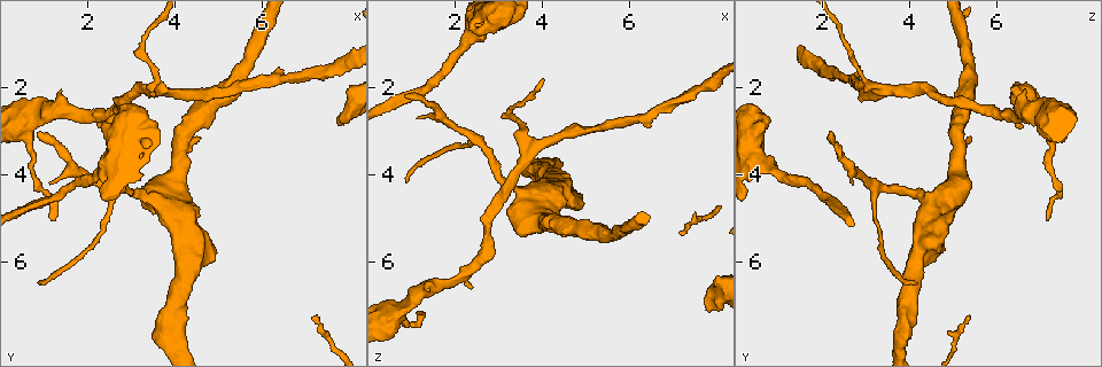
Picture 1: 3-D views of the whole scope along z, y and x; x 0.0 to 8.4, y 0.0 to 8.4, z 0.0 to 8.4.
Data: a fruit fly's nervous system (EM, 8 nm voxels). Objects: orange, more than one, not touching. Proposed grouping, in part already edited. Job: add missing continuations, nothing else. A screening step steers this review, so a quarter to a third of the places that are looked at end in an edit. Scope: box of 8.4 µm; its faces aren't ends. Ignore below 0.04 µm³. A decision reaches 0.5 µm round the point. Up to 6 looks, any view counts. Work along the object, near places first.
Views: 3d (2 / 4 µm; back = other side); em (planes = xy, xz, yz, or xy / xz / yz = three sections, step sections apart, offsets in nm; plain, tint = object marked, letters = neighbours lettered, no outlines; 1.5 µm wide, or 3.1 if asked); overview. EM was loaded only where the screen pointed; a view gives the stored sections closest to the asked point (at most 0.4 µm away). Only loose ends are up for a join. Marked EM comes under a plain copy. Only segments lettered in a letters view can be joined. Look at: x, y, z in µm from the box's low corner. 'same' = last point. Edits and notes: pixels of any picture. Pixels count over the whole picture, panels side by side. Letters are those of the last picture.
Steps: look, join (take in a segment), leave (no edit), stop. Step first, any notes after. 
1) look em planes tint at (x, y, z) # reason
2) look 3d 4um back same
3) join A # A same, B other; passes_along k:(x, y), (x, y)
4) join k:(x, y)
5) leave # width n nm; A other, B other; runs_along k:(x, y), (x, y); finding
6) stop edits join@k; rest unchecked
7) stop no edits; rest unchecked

look 3d 4um at (0.95, 3.00, 2.15) # tapers out

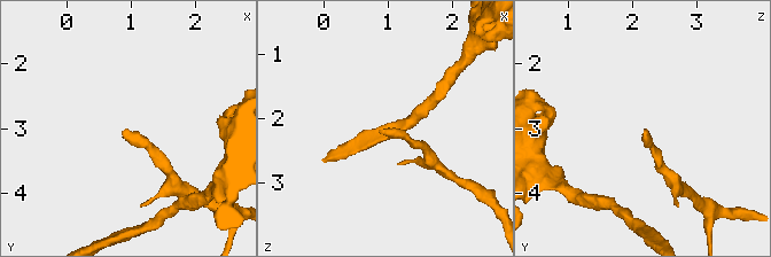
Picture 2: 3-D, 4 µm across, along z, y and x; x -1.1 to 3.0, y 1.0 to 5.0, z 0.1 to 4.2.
look em planes letters at (0.90, 3.00, 2.20)

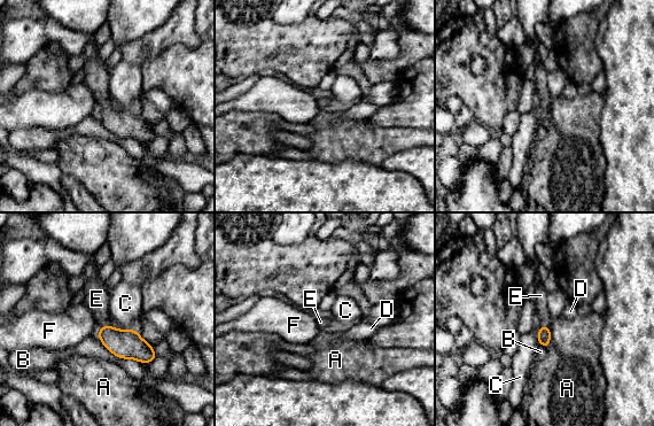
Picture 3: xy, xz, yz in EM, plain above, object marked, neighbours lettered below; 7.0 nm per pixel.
join E # A other, B other, C other, D other, E same, F other; it goes on there

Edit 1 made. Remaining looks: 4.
look overview

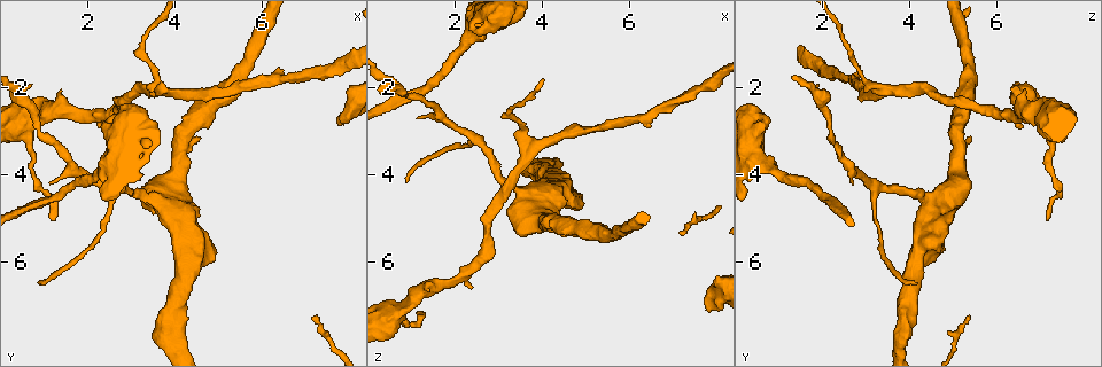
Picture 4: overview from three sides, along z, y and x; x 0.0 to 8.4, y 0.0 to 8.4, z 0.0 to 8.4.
look em xz step 8 letters at (1.15, 5.05, 7.10) # end of a long branch

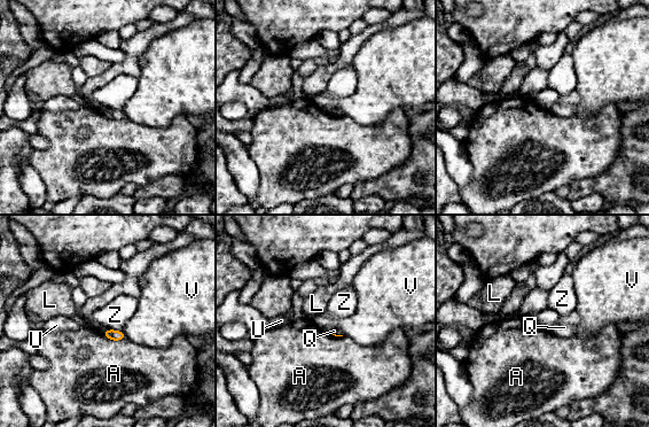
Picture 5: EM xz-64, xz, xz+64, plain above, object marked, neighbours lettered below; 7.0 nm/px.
leave # A other, L other, Q other, U other, V other, Z other; border 5:(122, 331), (126, 336); none of them fits

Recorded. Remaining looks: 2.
stop edits join@3; rest unchecked

